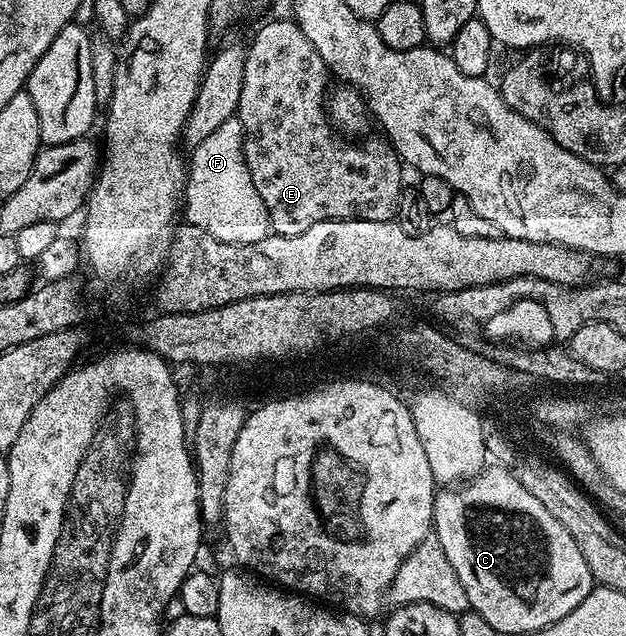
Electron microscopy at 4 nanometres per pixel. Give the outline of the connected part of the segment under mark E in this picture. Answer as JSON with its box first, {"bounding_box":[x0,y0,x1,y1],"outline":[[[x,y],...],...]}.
{"bounding_box":[235,20,403,236],"outline":[[[292,20],[272,21],[263,23],[258,28],[253,43],[251,41],[248,43],[245,52],[245,67],[243,68],[243,92],[239,92],[239,108],[235,115],[241,121],[241,127],[245,133],[245,159],[247,160],[247,168],[251,172],[251,184],[255,184],[255,192],[259,192],[259,197],[263,199],[263,204],[267,208],[272,233],[282,234],[283,236],[299,236],[303,232],[307,232],[307,228],[311,228],[311,224],[343,220],[344,218],[394,221],[397,217],[397,209],[403,189],[403,183],[401,183],[403,163],[397,157],[397,151],[389,145],[388,141],[382,140],[380,137],[378,137],[379,139],[370,137],[365,140],[370,140],[370,142],[365,142],[362,146],[348,146],[347,143],[340,142],[337,139],[340,137],[329,125],[327,117],[327,89],[325,90],[327,71],[319,52],[315,52],[315,48],[311,48],[311,40],[307,40],[307,36],[303,36],[303,32],[298,28],[296,22]]]}

